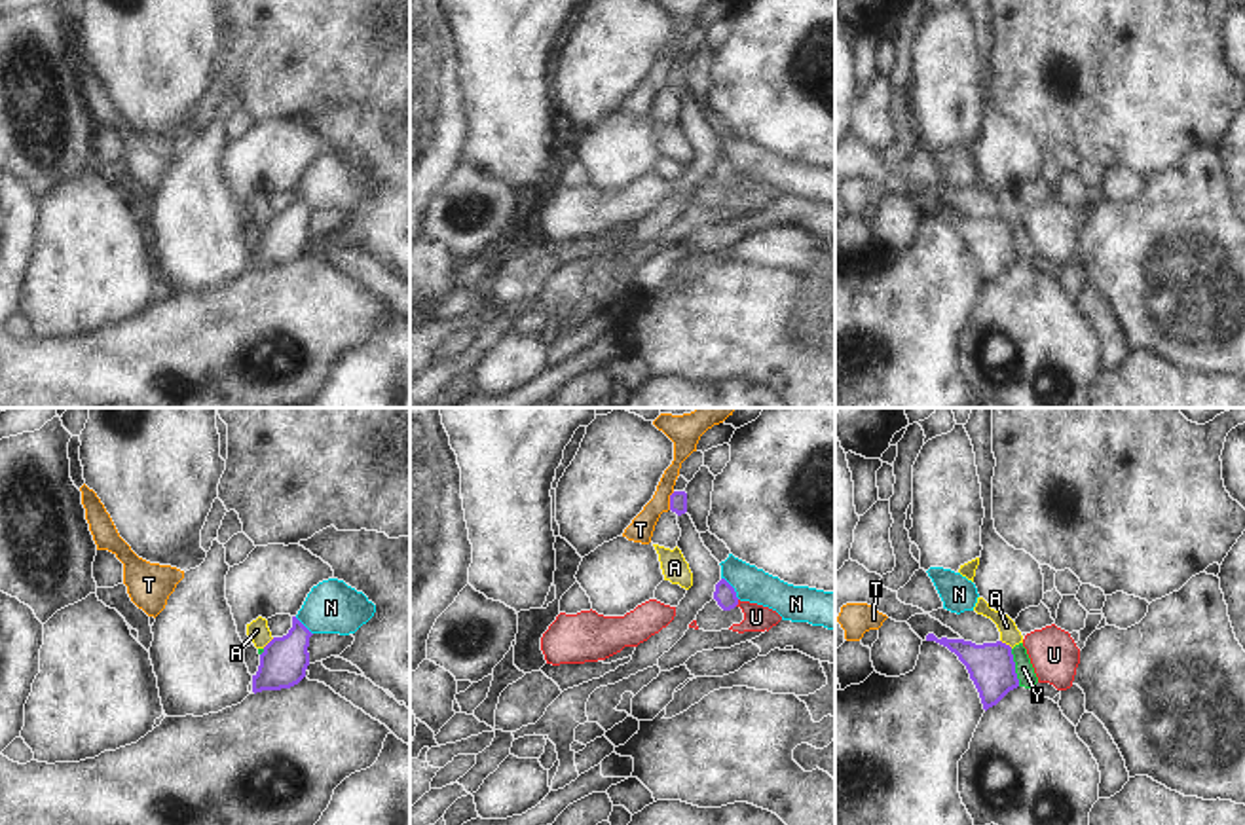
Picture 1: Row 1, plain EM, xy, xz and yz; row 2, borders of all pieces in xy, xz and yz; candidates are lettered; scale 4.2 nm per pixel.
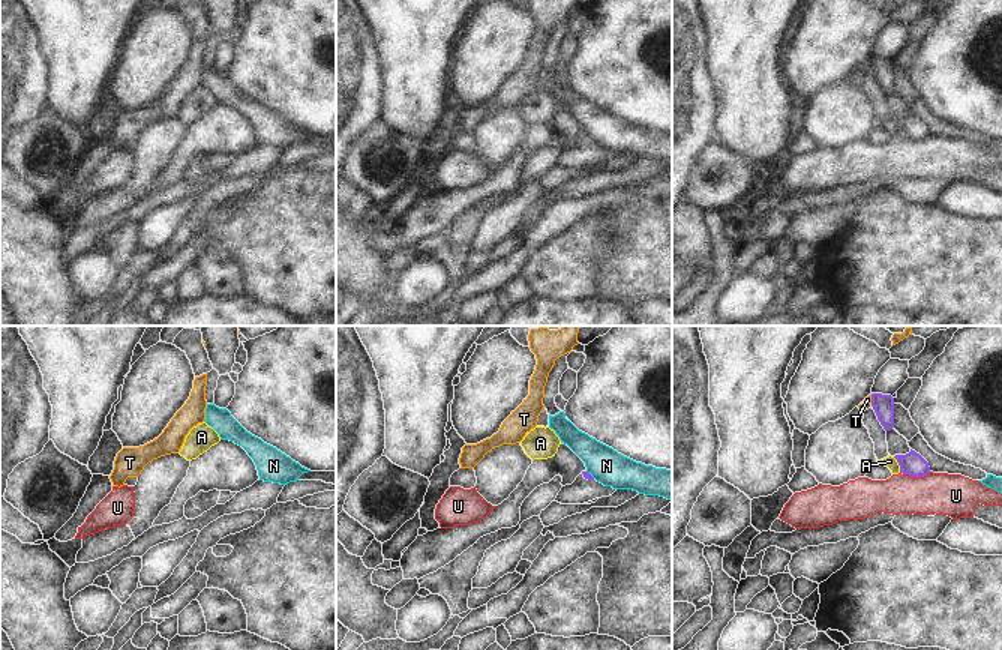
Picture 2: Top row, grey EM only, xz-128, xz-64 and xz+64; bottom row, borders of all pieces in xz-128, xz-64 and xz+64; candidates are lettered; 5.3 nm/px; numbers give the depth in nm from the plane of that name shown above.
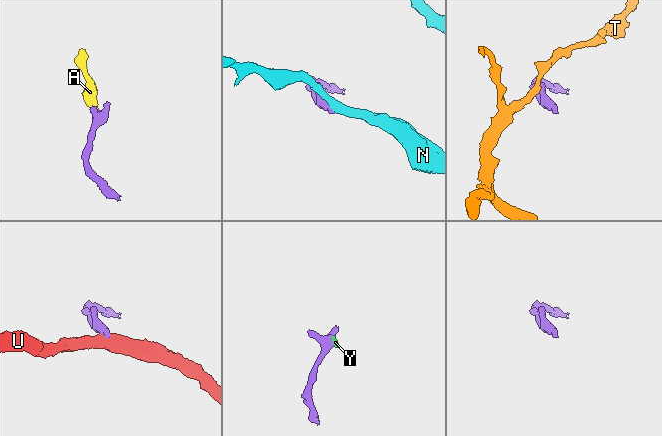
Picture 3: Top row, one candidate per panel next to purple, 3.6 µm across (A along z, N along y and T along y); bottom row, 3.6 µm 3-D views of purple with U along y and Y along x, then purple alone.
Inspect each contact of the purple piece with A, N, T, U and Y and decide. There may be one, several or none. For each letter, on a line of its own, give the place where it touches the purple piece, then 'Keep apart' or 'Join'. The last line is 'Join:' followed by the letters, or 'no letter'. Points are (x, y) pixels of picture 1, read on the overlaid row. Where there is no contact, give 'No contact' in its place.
A: Touches purple at yz (1004, 643). Keep apart
N: Touches purple at xz (733, 588). Keep apart
T: Touches purple at xz (670, 501). Keep apart
U: Touches purple at xz (737, 604). Keep apart
Y: Touches purple at yz (1014, 668). Keep apart
Join: no letter.

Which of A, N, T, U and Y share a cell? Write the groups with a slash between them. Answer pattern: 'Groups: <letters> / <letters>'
Groups: A Y / N / T / U.

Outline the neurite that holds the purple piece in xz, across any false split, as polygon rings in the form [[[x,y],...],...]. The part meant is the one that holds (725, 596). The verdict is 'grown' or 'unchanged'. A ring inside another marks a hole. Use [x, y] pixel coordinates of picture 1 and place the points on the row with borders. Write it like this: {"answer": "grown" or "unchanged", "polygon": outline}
{"answer": "grown", "polygon": [[[725,578],[715,584],[714,599],[698,611],[695,620],[698,630],[704,632],[729,630],[744,620],[736,592]]]}

